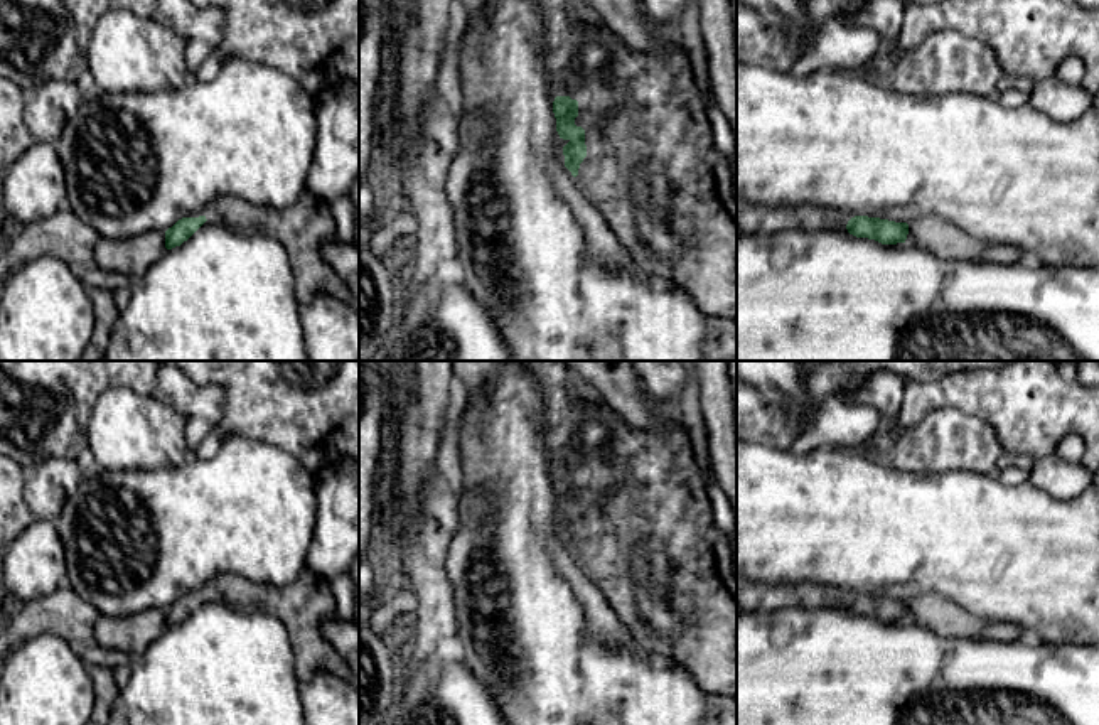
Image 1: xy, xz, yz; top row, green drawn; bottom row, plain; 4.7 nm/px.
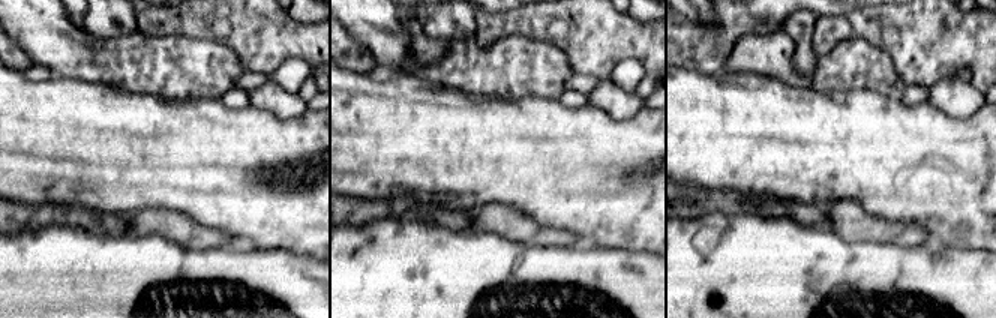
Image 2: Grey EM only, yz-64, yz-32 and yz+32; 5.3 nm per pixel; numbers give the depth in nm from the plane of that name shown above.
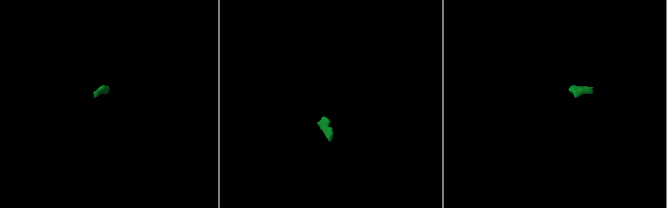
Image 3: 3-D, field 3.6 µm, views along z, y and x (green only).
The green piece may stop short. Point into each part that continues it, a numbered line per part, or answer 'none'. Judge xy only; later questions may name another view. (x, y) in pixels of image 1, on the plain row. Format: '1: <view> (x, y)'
1: xy (304, 606)

